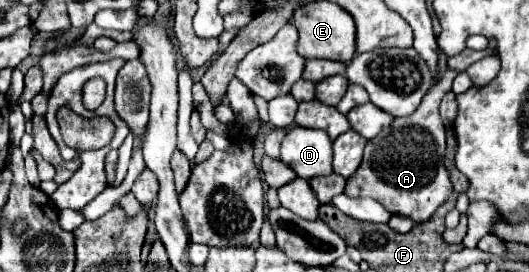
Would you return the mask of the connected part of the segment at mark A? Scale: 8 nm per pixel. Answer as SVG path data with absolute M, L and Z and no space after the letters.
M438 82L424 94L414 114L396 118L376 138L368 140L364 160L356 174L348 178L344 194L376 198L392 214L408 216L416 222L428 220L438 210L438 206L452 194L452 180L444 166L446 128L438 114L438 104L446 90L446 84Z

